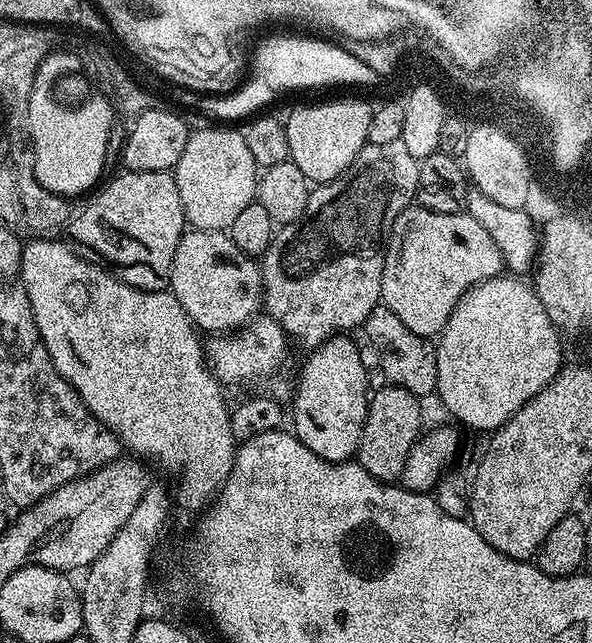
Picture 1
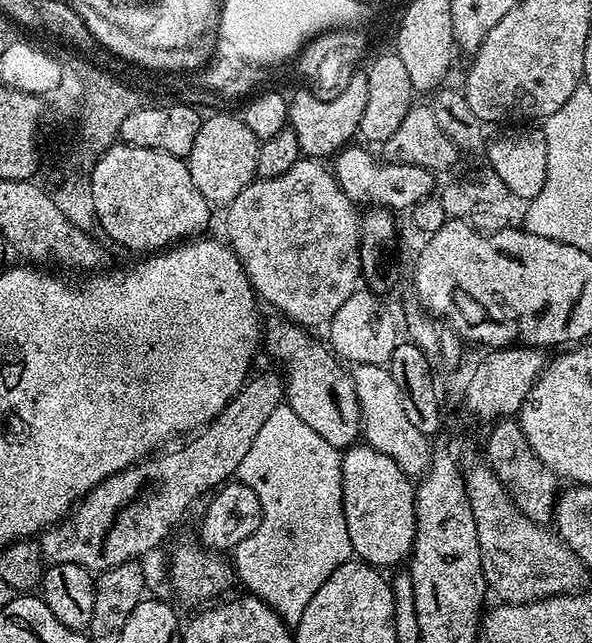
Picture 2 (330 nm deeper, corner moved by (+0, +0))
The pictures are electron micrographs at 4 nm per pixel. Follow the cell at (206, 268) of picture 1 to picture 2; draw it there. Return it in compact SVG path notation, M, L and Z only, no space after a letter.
M279 318L265 327L262 340L268 343L268 352L281 364L286 389L288 407L310 426L321 438L326 438L330 446L338 449L352 447L361 439L360 403L351 371L325 345L309 334L301 325L288 318Z

